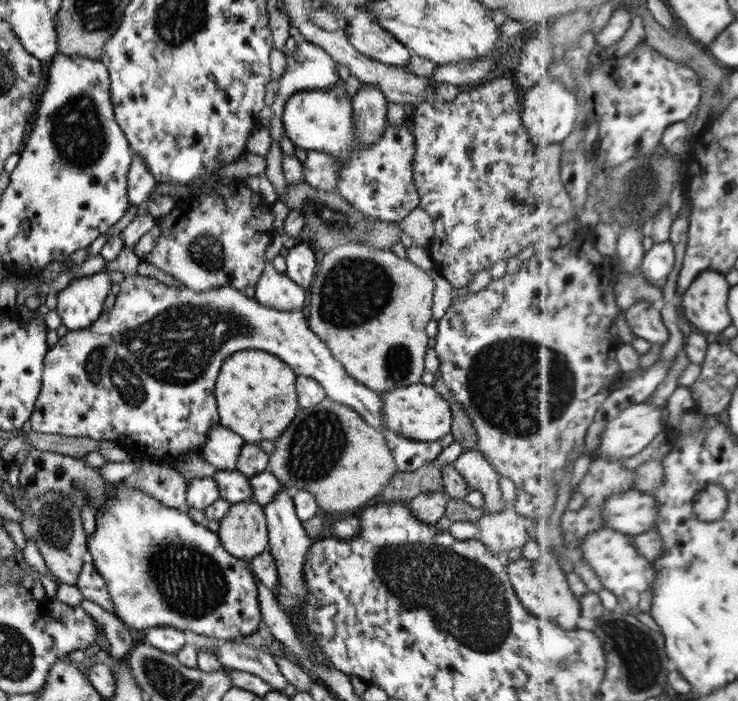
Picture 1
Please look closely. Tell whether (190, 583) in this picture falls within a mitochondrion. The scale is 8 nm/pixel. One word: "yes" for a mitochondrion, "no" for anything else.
yes

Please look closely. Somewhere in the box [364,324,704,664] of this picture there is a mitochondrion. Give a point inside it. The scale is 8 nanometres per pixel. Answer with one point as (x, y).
(467, 599)

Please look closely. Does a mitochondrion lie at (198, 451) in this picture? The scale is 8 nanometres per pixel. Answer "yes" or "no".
no

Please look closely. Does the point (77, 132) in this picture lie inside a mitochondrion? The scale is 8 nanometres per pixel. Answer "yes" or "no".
yes

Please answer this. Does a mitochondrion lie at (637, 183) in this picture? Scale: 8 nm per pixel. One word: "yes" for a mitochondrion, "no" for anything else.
yes

